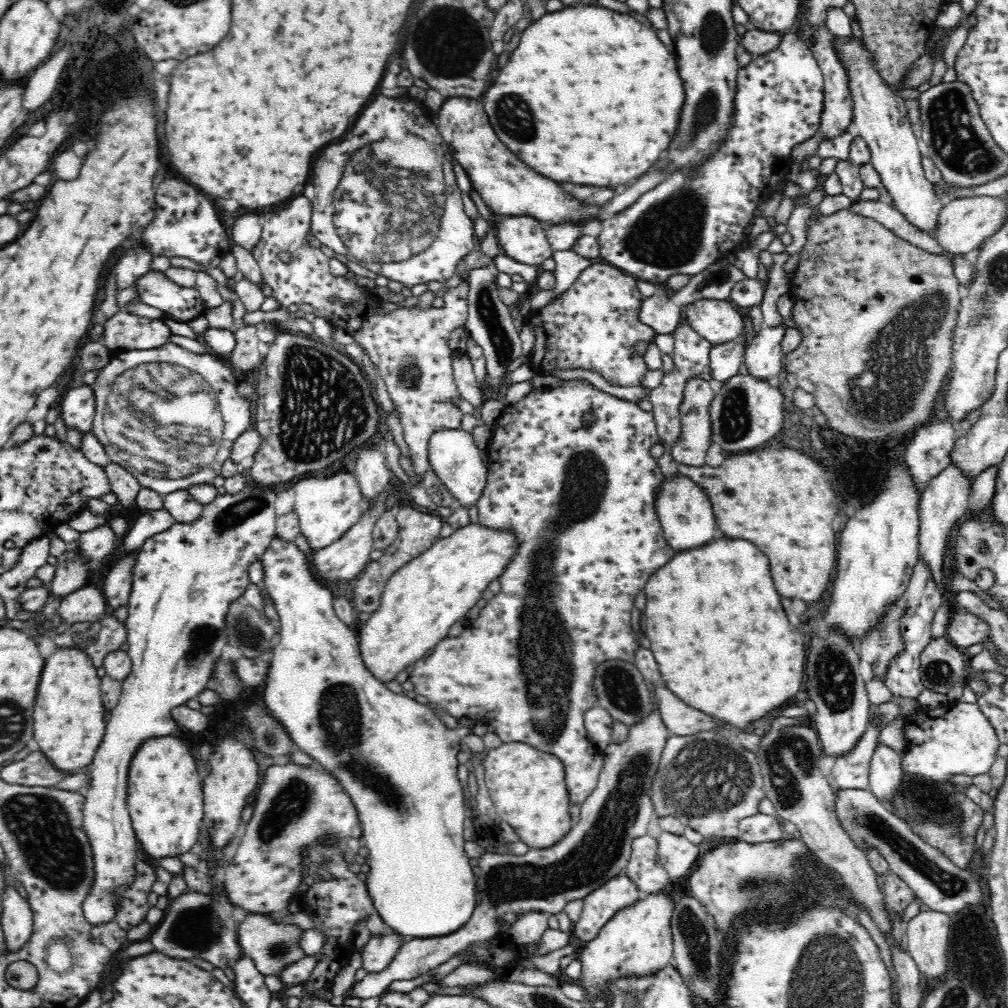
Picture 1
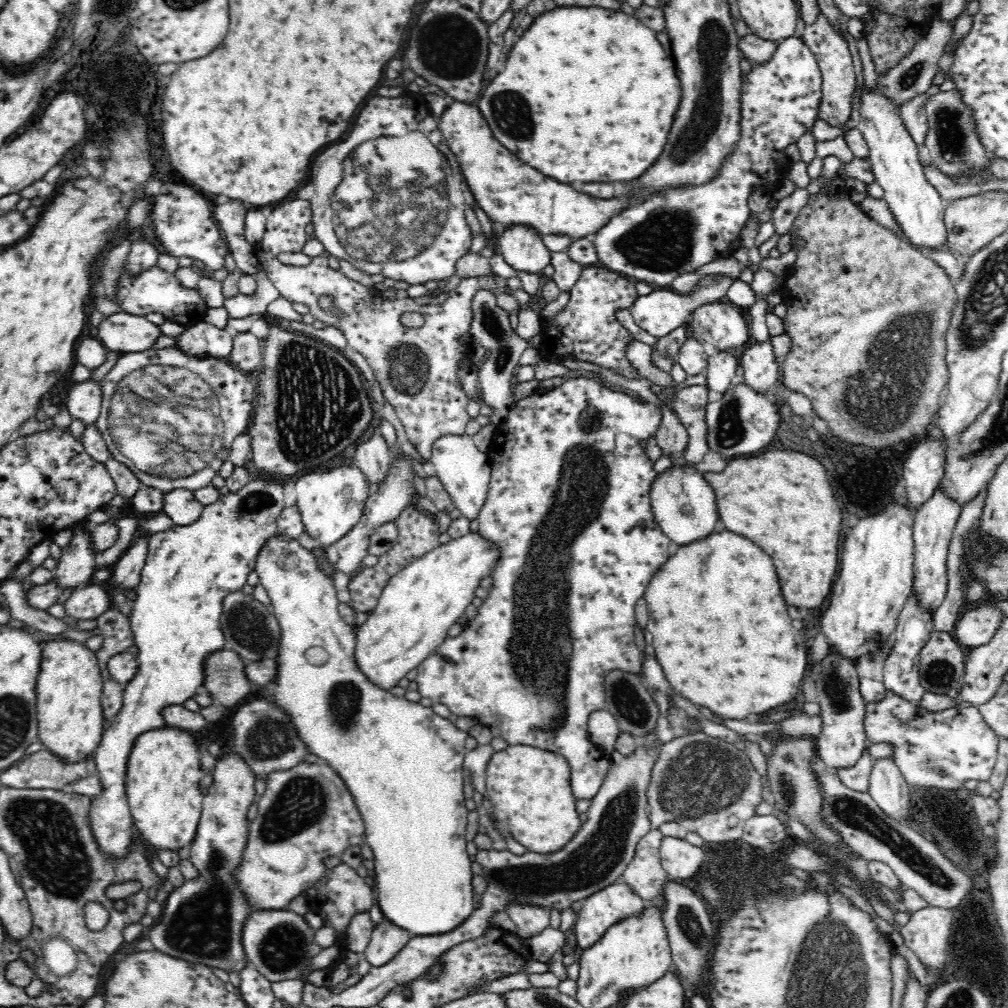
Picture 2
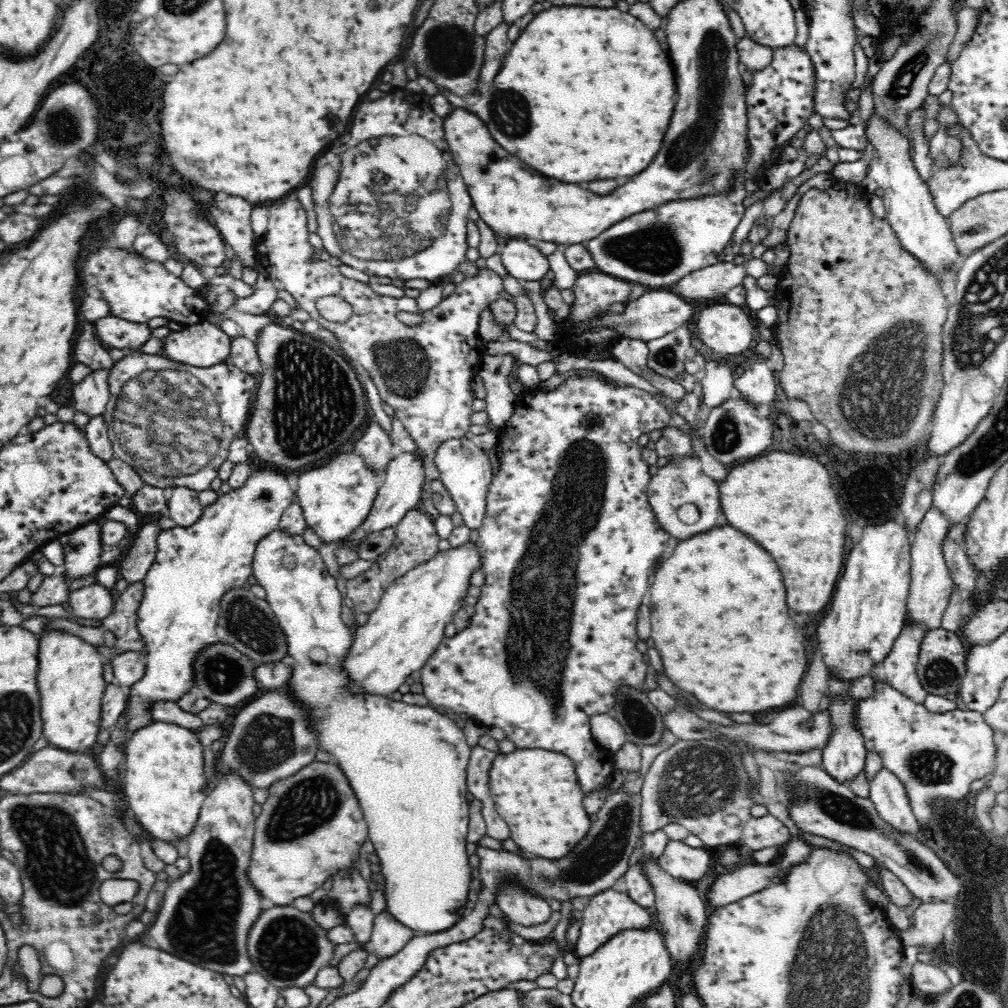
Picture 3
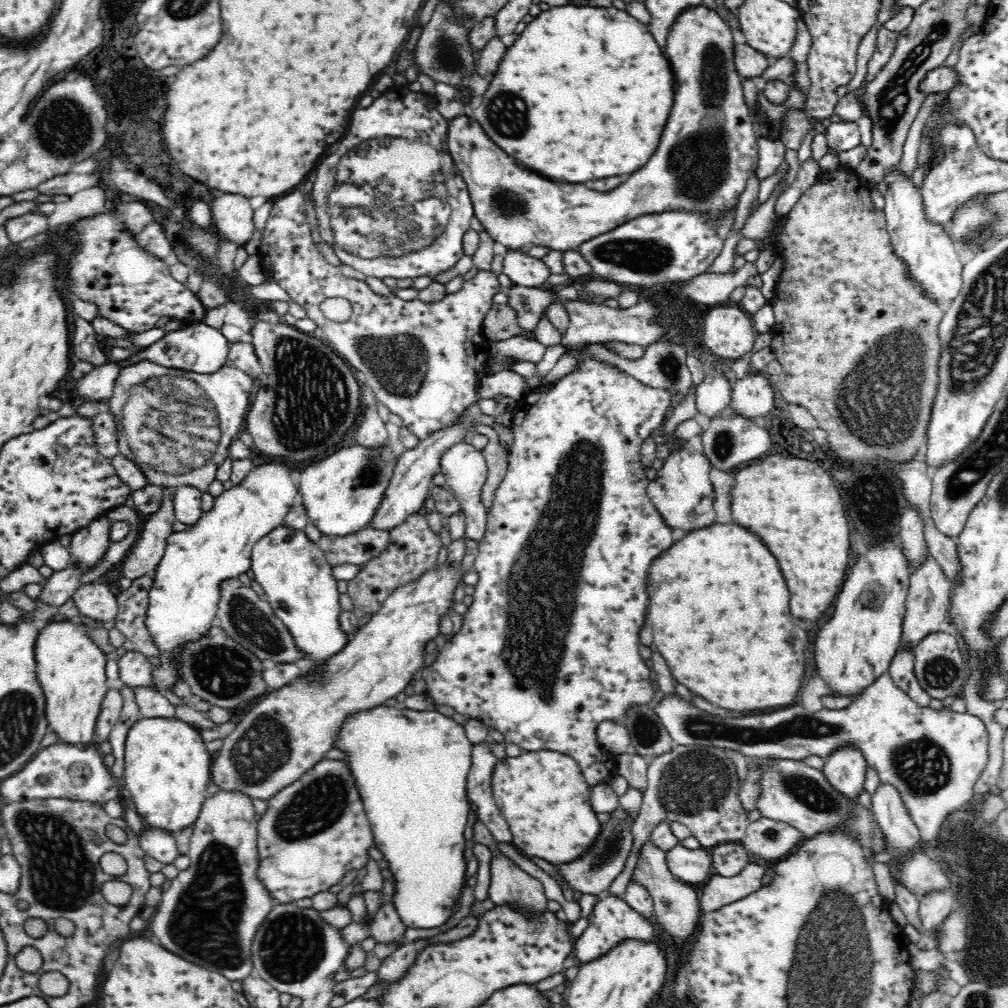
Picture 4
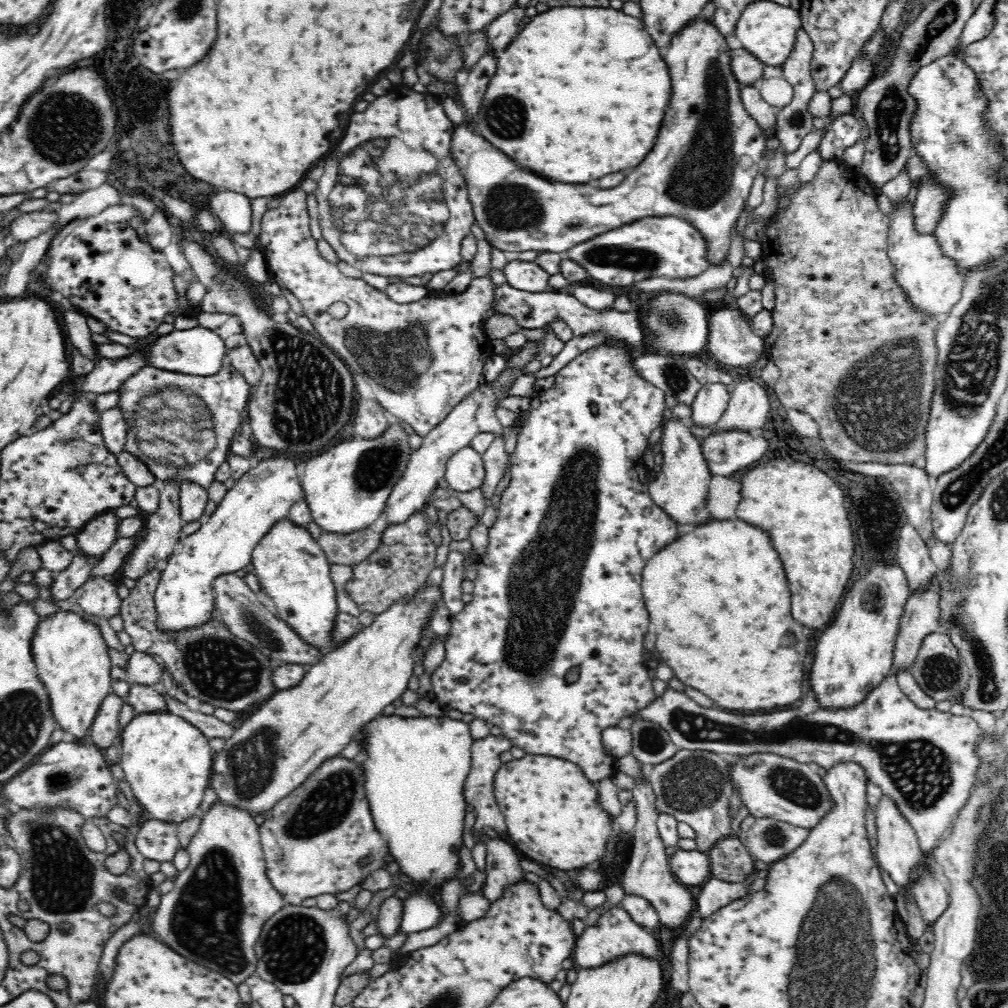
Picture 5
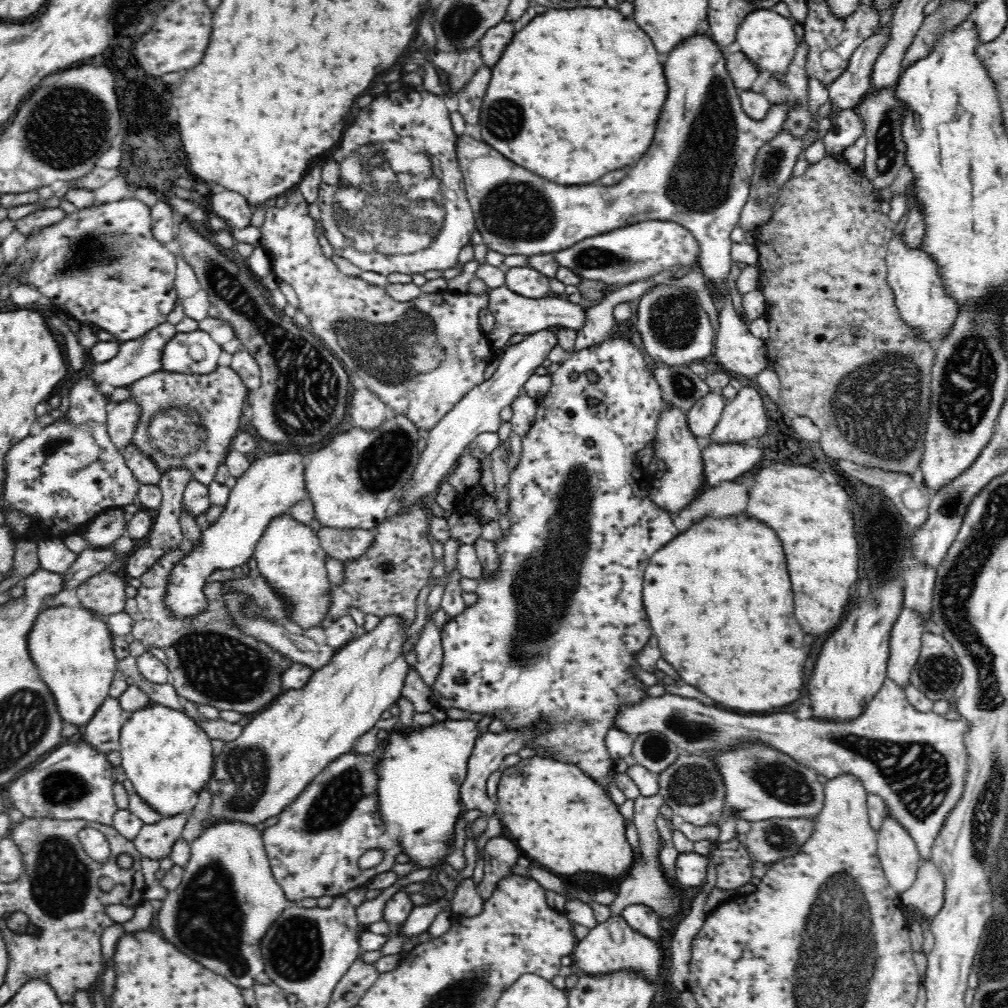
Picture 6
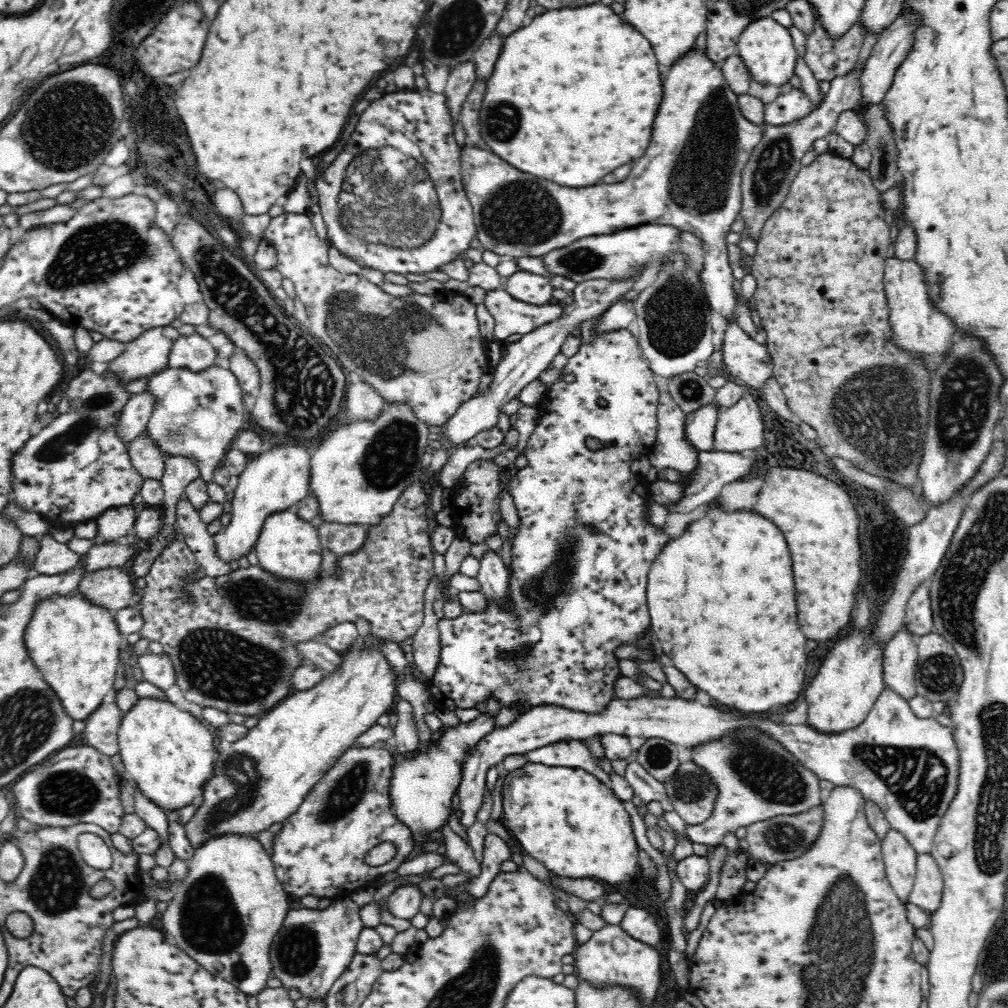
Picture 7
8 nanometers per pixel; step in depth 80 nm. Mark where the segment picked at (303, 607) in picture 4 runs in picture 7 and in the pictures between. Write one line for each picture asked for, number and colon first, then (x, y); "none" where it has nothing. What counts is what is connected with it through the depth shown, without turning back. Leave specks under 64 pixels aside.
5: (292, 568)
6: (289, 555)
7: (288, 546)

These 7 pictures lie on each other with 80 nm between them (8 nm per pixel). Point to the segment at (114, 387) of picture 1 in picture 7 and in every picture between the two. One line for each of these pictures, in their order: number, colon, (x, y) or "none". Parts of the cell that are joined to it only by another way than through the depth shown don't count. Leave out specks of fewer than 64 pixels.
2: (170, 418)
3: (174, 423)
4: (179, 425)
5: (183, 425)
6: (190, 420)
7: (199, 413)

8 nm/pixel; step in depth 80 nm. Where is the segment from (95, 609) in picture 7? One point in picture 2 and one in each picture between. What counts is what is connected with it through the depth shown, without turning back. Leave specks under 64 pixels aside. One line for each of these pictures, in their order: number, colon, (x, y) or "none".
2: (70, 716)
3: (70, 678)
4: (71, 667)
5: (72, 657)
6: (73, 648)

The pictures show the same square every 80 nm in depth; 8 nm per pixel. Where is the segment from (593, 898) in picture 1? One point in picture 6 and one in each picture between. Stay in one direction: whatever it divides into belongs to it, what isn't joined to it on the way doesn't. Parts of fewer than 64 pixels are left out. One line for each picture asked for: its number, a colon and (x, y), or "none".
2: (617, 902)
3: (610, 912)
4: (612, 921)
5: (615, 935)
6: (612, 946)

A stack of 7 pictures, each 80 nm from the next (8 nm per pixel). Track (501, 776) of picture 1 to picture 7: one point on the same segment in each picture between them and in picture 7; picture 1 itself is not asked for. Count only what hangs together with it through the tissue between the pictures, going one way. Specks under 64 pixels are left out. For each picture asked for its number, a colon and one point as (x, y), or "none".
2: (531, 787)
3: (537, 792)
4: (543, 796)
5: (552, 812)
6: (561, 818)
7: (570, 821)

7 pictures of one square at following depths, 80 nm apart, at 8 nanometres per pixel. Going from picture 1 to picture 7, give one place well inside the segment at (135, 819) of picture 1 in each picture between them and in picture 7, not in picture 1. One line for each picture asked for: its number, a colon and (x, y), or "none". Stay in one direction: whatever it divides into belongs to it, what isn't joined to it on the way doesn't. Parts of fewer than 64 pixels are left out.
2: (165, 786)
3: (165, 783)
4: (167, 768)
5: (167, 761)
6: (168, 757)
7: (168, 751)

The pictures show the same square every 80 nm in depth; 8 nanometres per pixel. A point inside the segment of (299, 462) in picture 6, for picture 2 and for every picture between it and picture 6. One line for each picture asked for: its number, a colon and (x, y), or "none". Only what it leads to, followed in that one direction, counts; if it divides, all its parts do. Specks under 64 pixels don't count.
2: (175, 619)
3: (194, 566)
4: (183, 601)
5: (263, 495)

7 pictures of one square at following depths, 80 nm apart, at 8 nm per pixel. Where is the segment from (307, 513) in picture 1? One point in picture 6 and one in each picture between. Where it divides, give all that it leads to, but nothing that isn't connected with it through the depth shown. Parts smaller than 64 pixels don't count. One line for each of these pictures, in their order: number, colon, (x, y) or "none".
2: (331, 503)
3: (336, 499)
4: (342, 493)
5: (347, 488)
6: (351, 483)

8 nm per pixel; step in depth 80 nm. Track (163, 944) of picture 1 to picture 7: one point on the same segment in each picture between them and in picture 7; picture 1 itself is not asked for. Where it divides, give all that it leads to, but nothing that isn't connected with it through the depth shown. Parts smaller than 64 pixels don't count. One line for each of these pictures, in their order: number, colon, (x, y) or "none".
2: (202, 921)
3: (207, 915)
4: (211, 914)
5: (214, 916)
6: (228, 901)
7: (228, 911)

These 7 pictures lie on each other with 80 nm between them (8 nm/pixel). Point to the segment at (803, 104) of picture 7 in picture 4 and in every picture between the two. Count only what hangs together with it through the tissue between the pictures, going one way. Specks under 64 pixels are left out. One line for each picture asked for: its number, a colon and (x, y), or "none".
4: (709, 149)
5: (708, 152)
6: (696, 172)

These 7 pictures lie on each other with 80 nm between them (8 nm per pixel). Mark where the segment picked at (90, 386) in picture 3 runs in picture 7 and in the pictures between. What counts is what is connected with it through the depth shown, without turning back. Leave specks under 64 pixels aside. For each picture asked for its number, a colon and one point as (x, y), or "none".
4: (98, 384)
5: (108, 375)
6: (136, 359)
7: (149, 352)

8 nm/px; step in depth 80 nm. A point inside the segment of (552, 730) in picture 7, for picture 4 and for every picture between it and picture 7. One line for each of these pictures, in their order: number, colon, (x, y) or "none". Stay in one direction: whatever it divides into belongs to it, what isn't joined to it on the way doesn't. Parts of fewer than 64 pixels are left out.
4: (939, 753)
5: (899, 745)
6: (915, 762)

